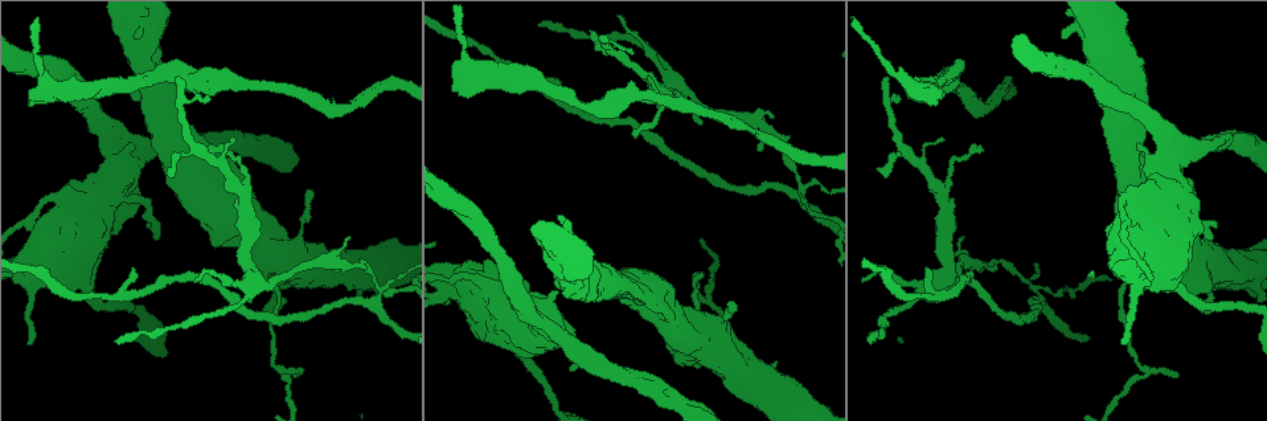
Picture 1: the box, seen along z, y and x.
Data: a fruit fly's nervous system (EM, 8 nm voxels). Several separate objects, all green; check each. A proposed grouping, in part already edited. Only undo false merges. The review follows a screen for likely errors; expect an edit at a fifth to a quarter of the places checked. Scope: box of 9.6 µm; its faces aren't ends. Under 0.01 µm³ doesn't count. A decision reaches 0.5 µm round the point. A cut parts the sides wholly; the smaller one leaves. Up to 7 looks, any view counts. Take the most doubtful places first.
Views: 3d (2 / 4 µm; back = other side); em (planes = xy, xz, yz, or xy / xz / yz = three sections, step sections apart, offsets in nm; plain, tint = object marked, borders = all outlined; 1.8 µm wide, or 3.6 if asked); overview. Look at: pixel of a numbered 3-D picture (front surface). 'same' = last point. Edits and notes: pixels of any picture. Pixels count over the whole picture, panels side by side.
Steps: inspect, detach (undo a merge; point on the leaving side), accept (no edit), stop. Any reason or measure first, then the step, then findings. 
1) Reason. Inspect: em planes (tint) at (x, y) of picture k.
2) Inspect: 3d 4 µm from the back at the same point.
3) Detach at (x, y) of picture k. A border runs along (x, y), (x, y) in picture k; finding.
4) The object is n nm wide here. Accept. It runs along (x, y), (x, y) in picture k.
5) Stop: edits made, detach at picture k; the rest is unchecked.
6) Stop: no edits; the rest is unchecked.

Calibre changes. Inspect: 3d 4 µm at (527, 332) of picture 1.

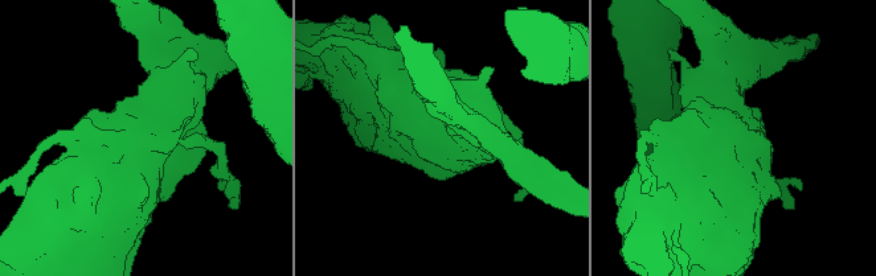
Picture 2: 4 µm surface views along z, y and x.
Now the EM. Inspect: em 3.6 µm planes (plain) at (741, 154) of picture 2.

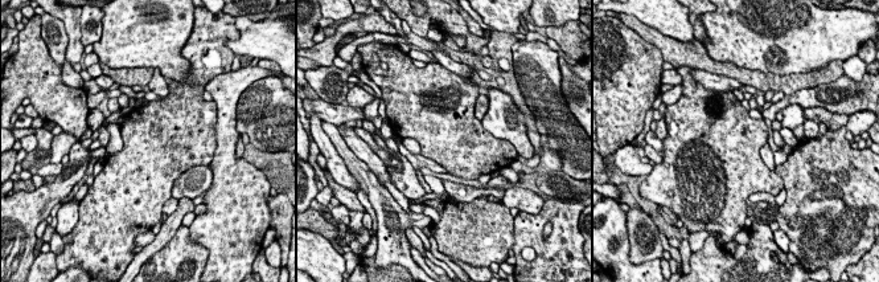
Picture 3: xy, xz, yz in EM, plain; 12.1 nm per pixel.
Inspect: em 3.6 µm planes (tint) at the same point.

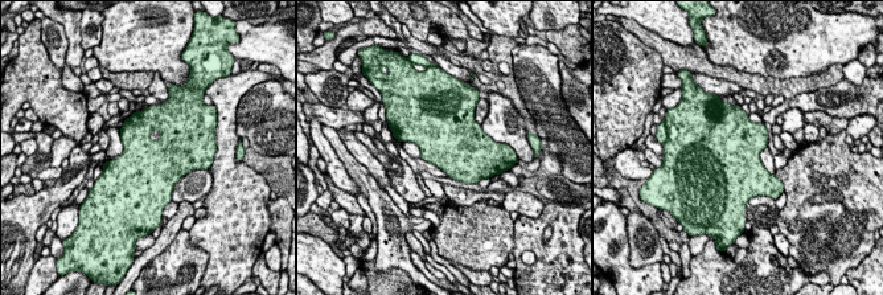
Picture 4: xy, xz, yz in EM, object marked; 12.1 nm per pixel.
Accept. One neuron here.

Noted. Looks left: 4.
Thick turns thin. Inspect: 3d 2 µm at (486, 71) of picture 1.

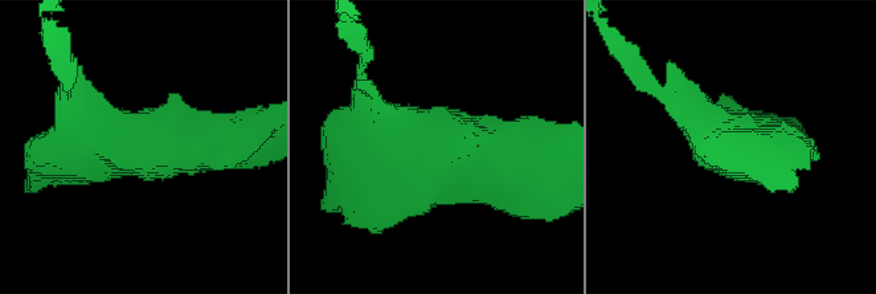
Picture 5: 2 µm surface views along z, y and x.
3 arms meet here; shape alone is not enough. Inspect: em planes (plain) at (441, 152) of picture 5.

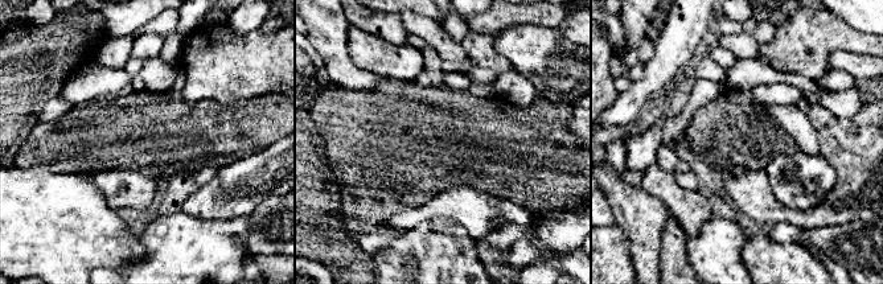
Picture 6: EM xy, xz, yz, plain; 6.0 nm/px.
Inspect: em planes (tint) at the same point.

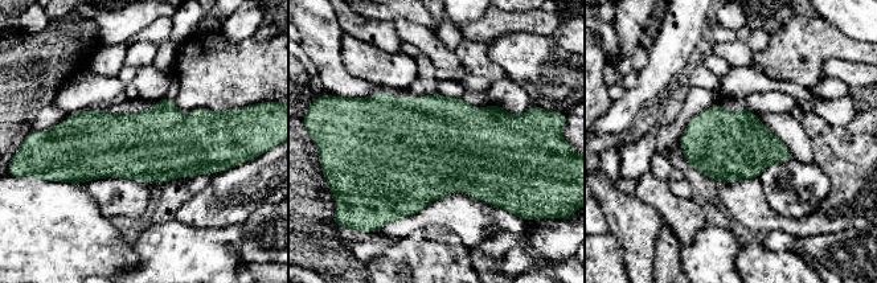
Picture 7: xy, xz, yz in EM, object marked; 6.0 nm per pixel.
The object is 420 nm wide here. Accept. Continuous, no second neuron.

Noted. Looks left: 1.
Stop: no edits; the rest is unchecked.

